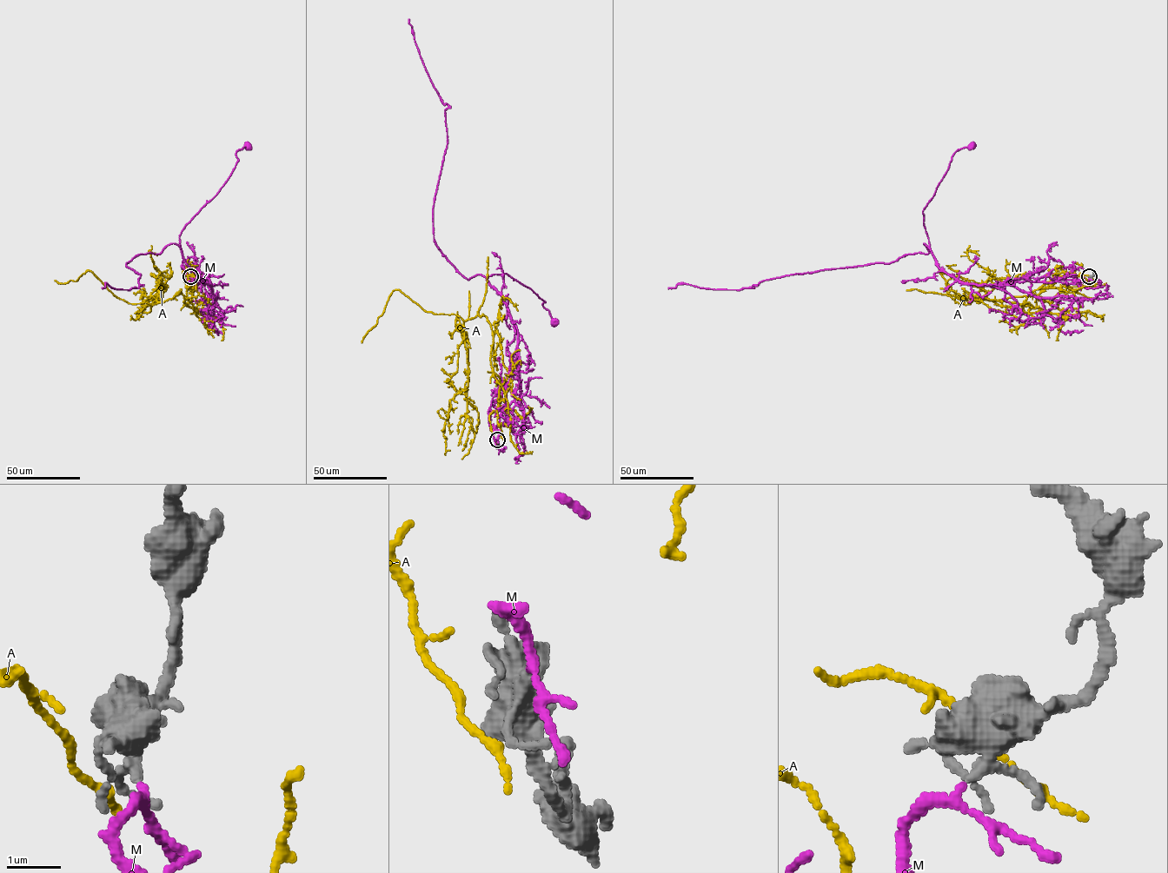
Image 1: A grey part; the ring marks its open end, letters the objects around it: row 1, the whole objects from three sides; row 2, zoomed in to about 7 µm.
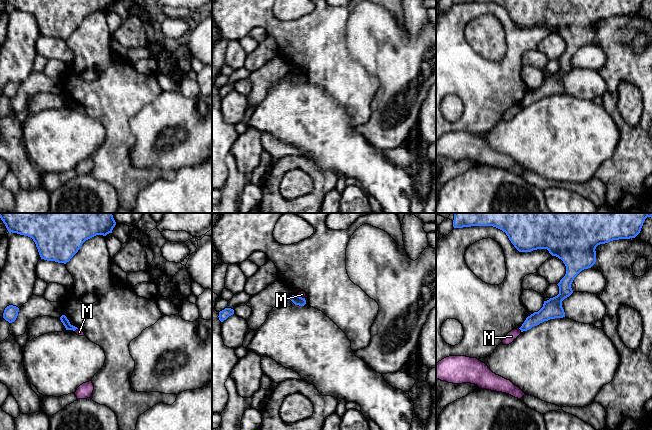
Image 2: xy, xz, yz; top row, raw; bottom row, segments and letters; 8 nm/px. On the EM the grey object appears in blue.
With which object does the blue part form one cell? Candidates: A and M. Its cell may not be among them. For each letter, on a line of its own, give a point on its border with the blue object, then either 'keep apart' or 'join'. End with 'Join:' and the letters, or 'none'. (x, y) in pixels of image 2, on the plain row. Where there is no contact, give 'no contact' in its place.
A: no contact | keep apart
M: yz (520, 105) | keep apart
Join: none

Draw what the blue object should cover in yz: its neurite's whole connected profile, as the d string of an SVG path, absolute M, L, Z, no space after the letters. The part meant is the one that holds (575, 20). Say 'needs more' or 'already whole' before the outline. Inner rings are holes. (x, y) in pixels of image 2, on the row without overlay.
already whole; M453 0L454 4L493 2L506 9L519 28L547 25L563 37L566 50L557 60L559 70L526 94L519 104L527 107L544 97L565 93L562 77L573 66L574 54L596 38L596 23L613 16L635 14L643 0Z

